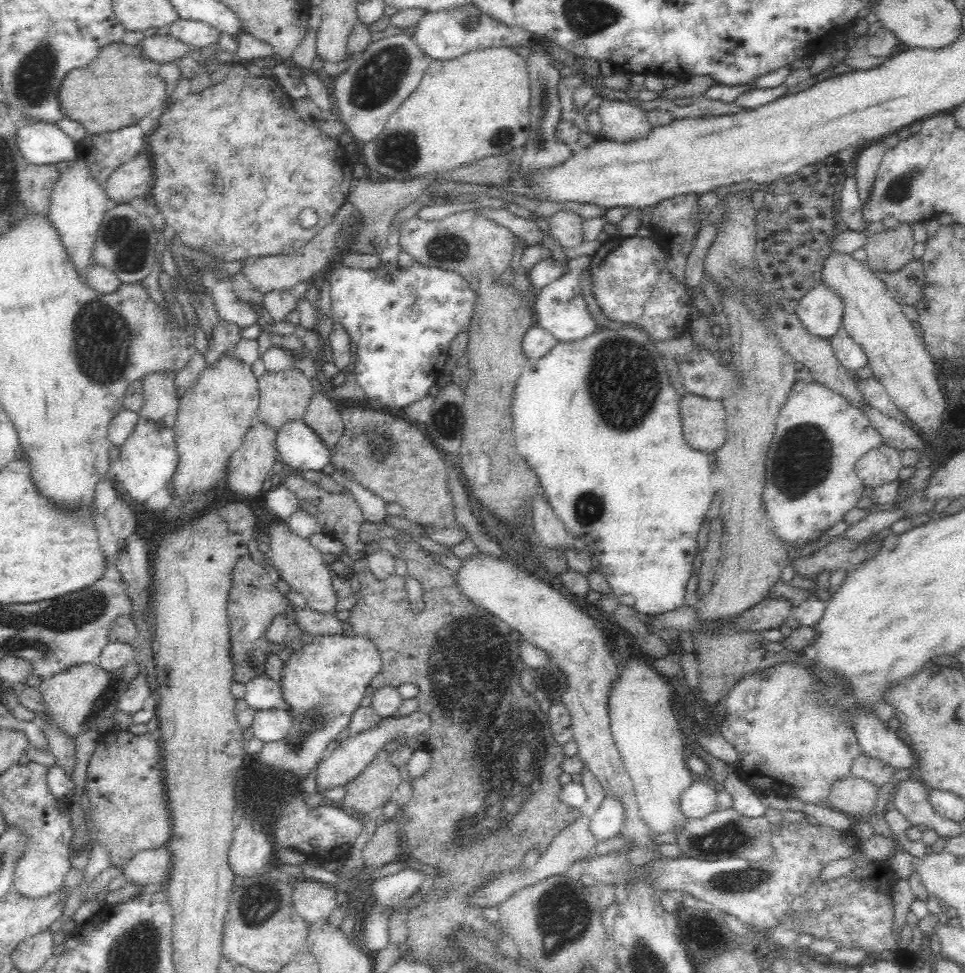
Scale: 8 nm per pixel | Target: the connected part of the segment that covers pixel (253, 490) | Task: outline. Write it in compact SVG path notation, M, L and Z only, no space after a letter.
M254 421L250 430L244 436L242 446L230 456L226 484L230 492L239 499L250 500L253 497L260 497L264 493L262 483L268 478L273 470L272 466L277 460L276 455L277 432L268 428L259 421Z

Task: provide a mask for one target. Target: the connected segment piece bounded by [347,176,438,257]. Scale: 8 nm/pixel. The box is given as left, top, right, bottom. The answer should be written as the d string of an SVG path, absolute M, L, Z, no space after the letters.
M432 176L403 181L388 179L388 181L382 183L372 183L362 178L352 179L347 202L351 203L354 209L364 216L364 226L360 225L358 236L355 234L356 240L354 240L354 246L351 247L352 250L357 250L356 253L378 255L380 257L388 246L388 237L391 232L389 227L395 214L414 203L419 196L426 194L430 184L436 184L436 182L438 182L438 178L432 178Z

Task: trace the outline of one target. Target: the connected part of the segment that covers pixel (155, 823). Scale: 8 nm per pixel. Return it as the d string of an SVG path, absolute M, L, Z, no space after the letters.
M127 730L108 731L99 737L85 770L85 790L90 803L94 835L110 853L112 865L126 866L138 852L154 850L168 843L172 834L166 792L164 792L163 750L157 735L133 734Z

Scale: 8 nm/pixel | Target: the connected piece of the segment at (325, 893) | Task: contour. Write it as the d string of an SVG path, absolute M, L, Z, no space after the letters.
M295 880L291 894L295 913L307 924L327 920L336 906L337 888L314 880Z

